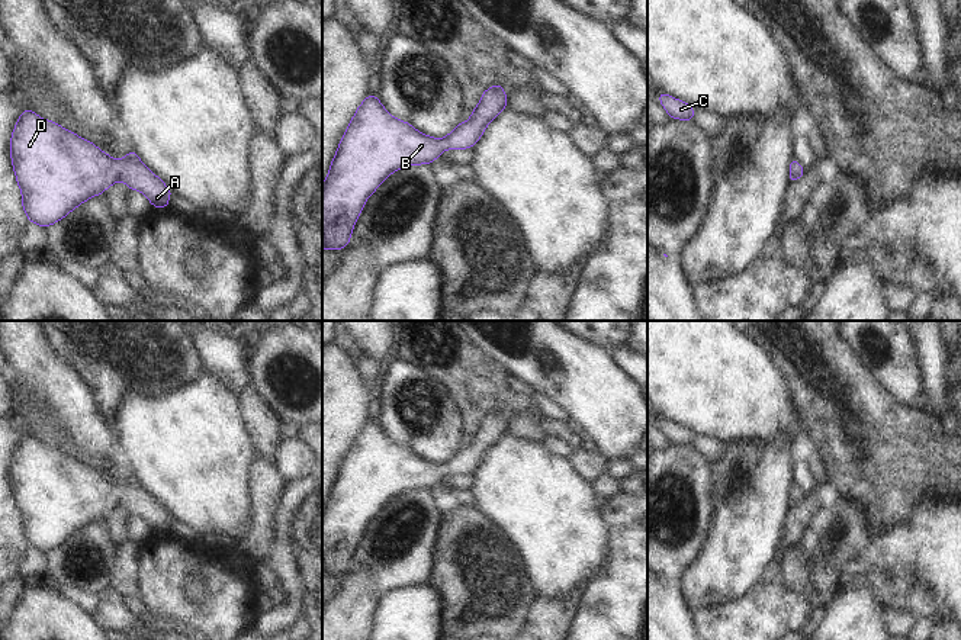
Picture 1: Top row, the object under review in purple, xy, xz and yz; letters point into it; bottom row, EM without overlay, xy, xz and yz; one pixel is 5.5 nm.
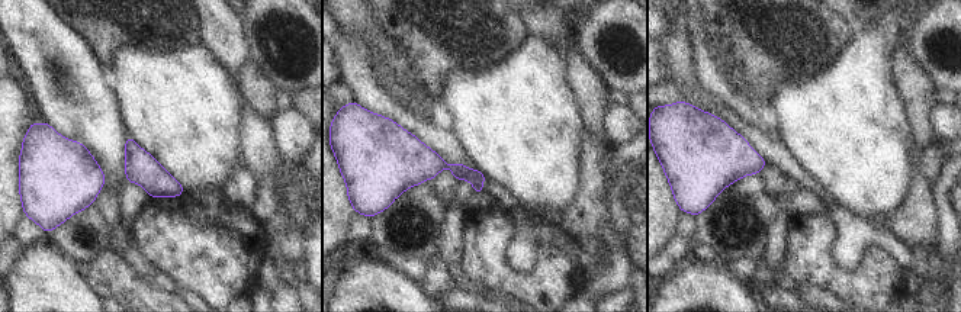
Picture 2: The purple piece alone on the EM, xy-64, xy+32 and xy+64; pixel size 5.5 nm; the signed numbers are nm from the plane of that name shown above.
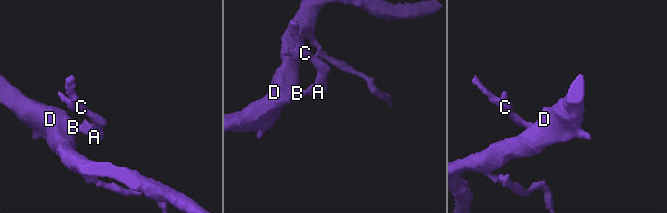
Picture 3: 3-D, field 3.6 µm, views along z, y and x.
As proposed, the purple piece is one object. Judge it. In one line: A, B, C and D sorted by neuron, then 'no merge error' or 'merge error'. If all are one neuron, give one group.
A B C D | no merge error

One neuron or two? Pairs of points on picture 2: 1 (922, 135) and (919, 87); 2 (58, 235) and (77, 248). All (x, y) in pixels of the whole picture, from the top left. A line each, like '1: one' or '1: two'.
1: one
2: one

